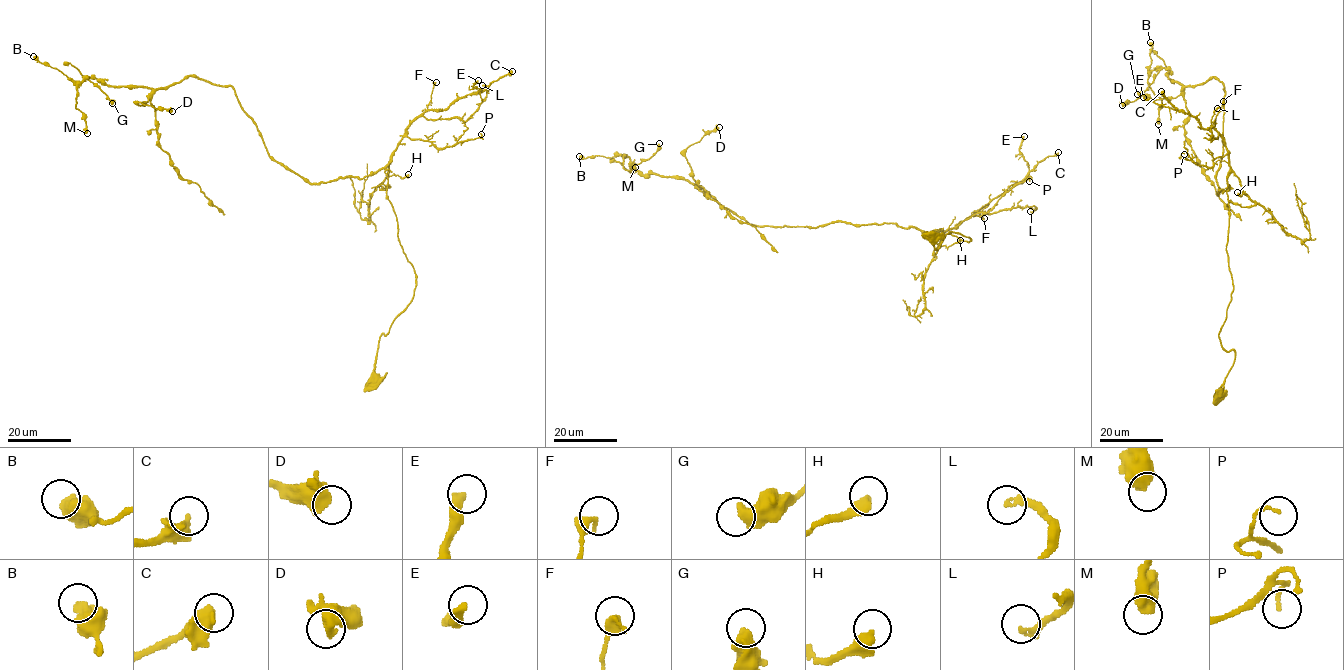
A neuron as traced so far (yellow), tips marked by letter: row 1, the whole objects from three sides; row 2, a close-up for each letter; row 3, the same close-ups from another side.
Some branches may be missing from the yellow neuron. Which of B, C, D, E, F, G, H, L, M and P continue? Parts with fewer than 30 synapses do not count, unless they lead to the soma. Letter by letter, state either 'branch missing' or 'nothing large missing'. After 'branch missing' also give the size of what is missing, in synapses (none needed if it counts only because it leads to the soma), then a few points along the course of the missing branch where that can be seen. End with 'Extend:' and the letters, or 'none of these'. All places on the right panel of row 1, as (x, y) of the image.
B: nothing large missing
C: nothing large missing
D: nothing large missing
E: nothing large missing
F: nothing large missing
G: nothing large missing
H: nothing large missing
L: nothing large missing
M: nothing large missing
P: nothing large missing
Extend: none of these

